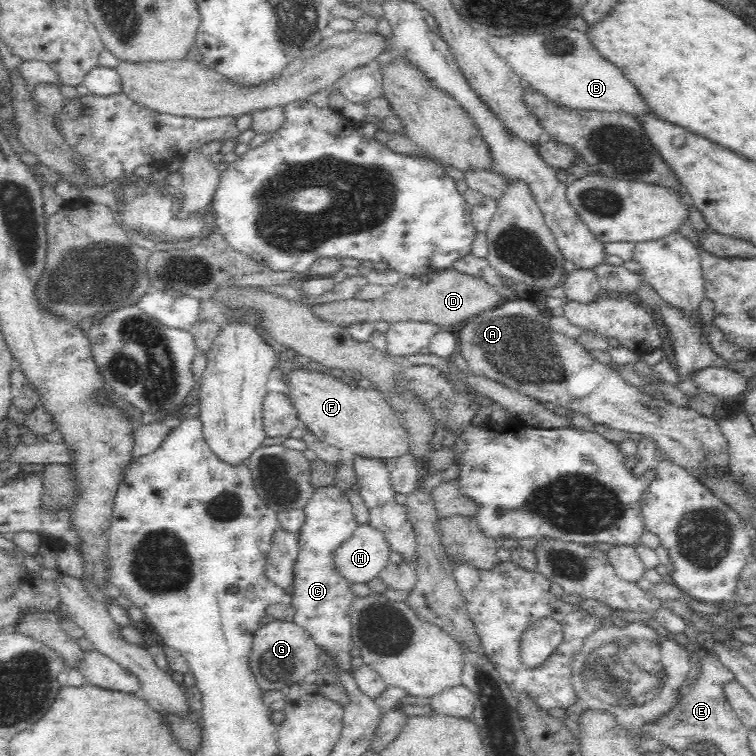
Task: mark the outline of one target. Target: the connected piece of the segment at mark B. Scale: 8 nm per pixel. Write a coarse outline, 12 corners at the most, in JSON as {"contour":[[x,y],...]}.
{"contour":[[586,33],[475,34],[550,102],[648,111]]}

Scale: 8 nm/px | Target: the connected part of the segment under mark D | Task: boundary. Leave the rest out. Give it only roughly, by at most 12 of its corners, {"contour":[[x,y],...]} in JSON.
{"contour":[[454,268],[402,276],[376,300],[312,305],[341,327],[446,329],[507,297]]}

